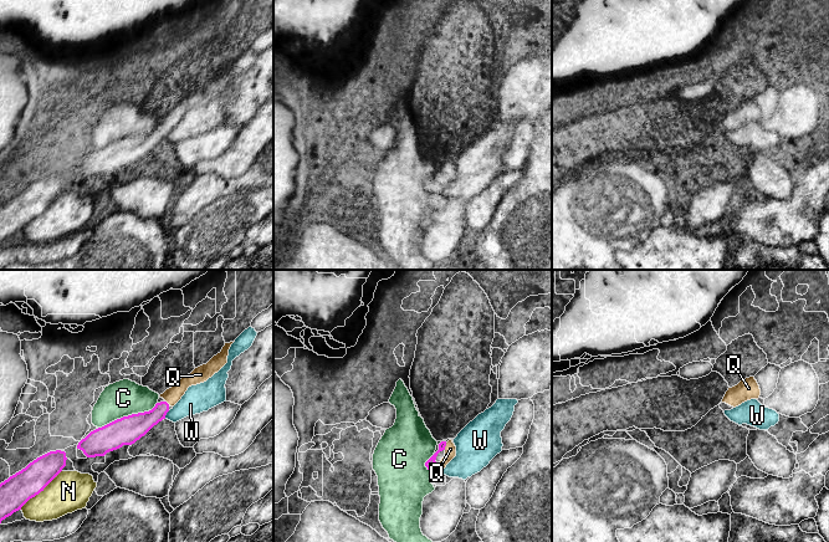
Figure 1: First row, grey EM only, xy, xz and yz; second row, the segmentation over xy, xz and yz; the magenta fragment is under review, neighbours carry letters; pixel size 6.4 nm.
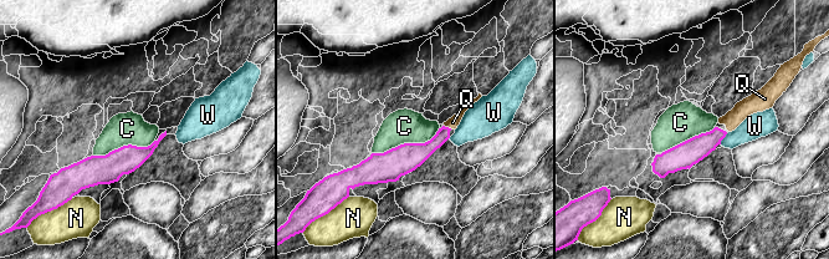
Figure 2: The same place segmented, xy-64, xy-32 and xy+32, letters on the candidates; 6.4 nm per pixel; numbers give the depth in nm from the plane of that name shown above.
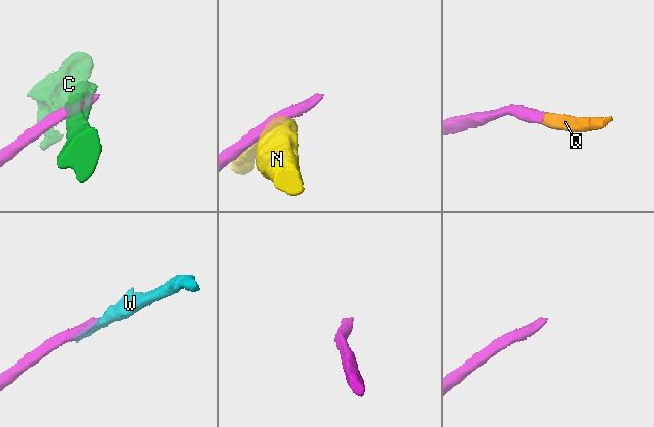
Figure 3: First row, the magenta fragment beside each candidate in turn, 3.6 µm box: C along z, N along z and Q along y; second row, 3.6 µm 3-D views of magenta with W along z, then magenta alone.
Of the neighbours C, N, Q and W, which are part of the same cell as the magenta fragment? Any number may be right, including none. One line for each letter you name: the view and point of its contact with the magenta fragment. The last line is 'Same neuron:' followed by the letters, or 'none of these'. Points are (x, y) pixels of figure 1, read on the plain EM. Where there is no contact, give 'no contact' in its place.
Q: xz (445, 167)
Same neuron: Q

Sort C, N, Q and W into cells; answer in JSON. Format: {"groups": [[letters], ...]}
{"groups": [["C"], ["N"], ["Q"], ["W"]]}

